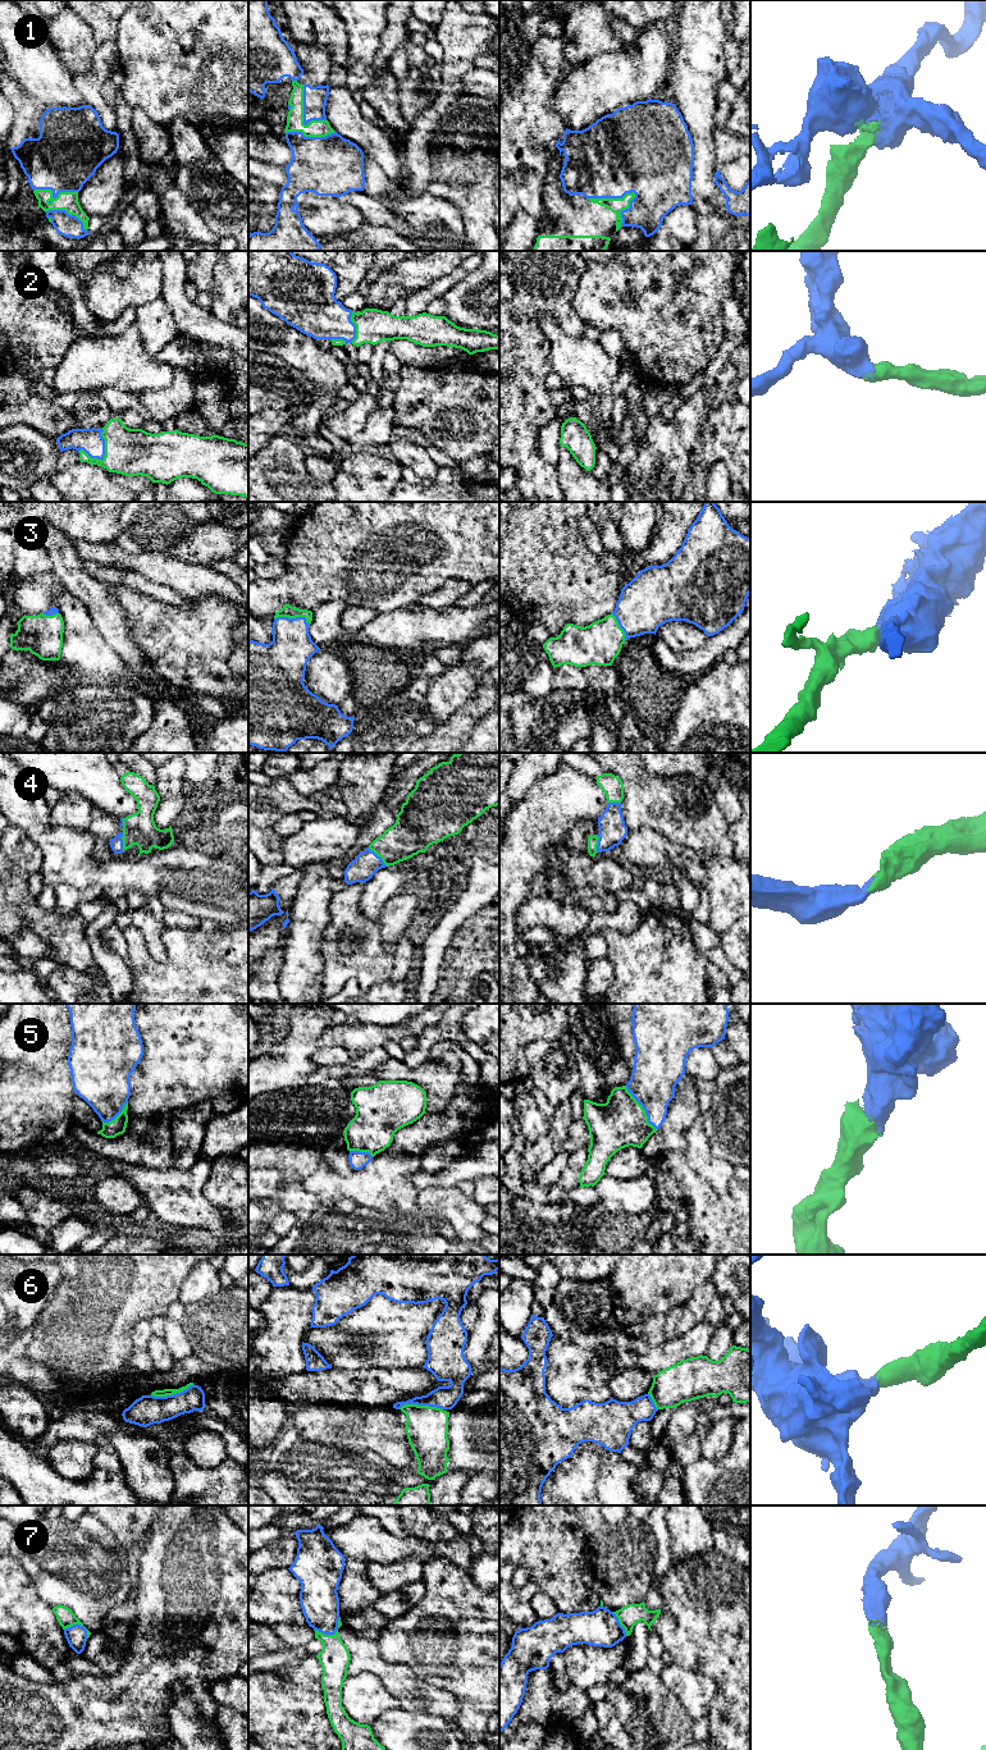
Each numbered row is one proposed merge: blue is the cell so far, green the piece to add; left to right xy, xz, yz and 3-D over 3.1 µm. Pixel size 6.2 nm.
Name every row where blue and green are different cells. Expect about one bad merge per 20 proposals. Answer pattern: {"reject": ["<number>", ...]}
{"reject": []}

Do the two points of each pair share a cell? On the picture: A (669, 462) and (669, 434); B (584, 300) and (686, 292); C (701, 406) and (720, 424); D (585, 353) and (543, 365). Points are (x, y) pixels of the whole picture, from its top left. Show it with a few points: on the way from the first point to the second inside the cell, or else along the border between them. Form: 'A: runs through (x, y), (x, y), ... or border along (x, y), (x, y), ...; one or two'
A: runs through (669, 456), (669, 441); one
B: runs through (610, 300), (637, 304), (644, 296), (661, 296); one
C: border along (704, 420), (699, 438); two
D: border along (543, 333), (547, 338), (548, 356), (553, 370); two

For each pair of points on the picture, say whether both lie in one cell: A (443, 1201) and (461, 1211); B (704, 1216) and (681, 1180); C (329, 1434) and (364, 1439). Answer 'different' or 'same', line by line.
A: same
B: same
C: same

